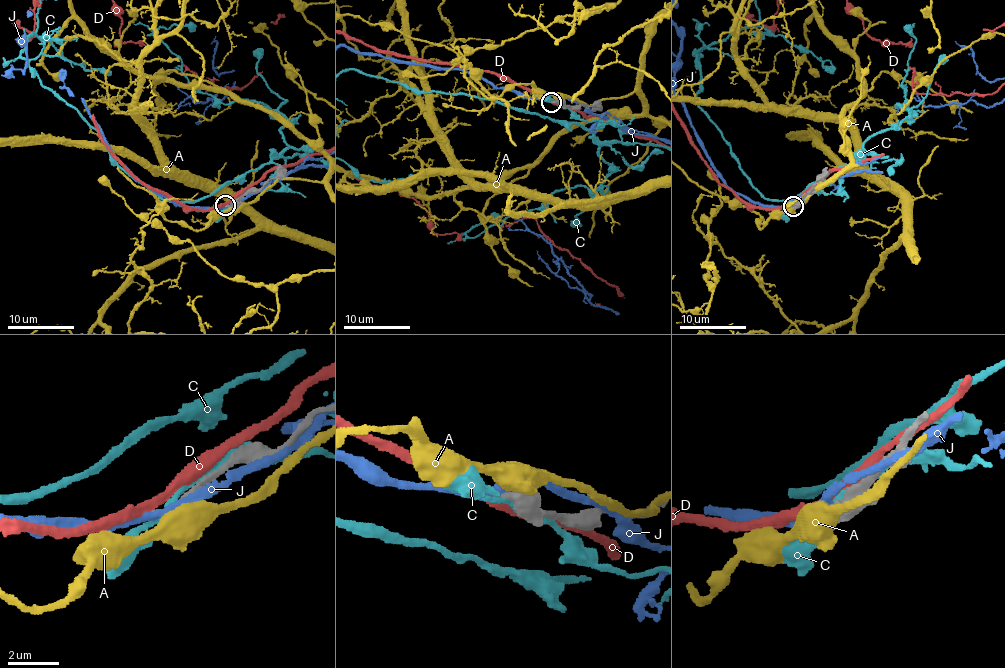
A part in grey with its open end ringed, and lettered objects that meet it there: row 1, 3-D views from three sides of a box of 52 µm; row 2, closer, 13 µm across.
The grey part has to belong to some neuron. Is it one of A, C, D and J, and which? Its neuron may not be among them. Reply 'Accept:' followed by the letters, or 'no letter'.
Accept: no letter

